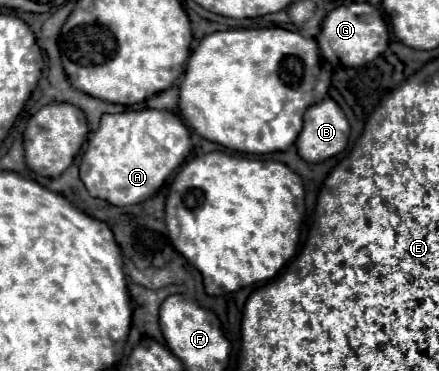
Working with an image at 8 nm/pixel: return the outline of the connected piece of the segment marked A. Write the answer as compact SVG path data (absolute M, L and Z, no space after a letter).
M127 109L122 114L104 114L100 128L90 134L80 164L80 178L94 198L102 198L114 206L138 204L160 190L190 150L192 142L188 128L168 110Z

